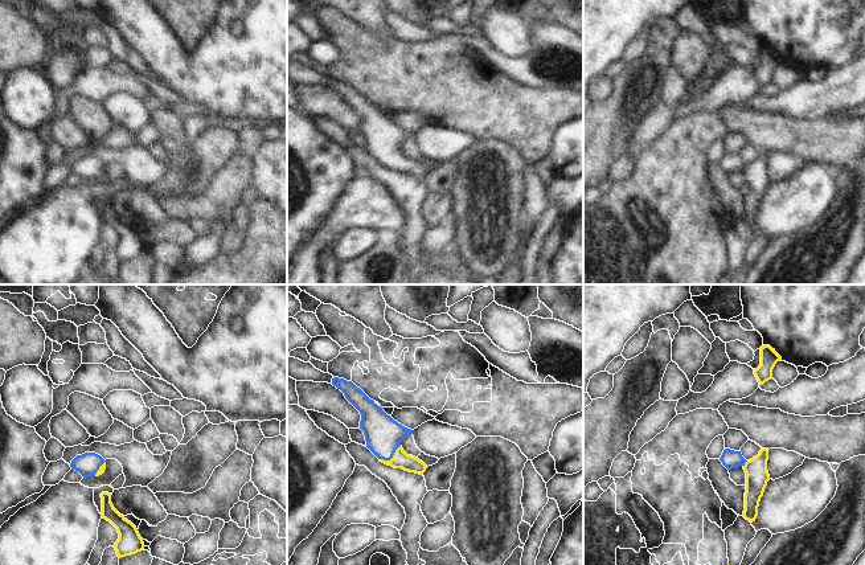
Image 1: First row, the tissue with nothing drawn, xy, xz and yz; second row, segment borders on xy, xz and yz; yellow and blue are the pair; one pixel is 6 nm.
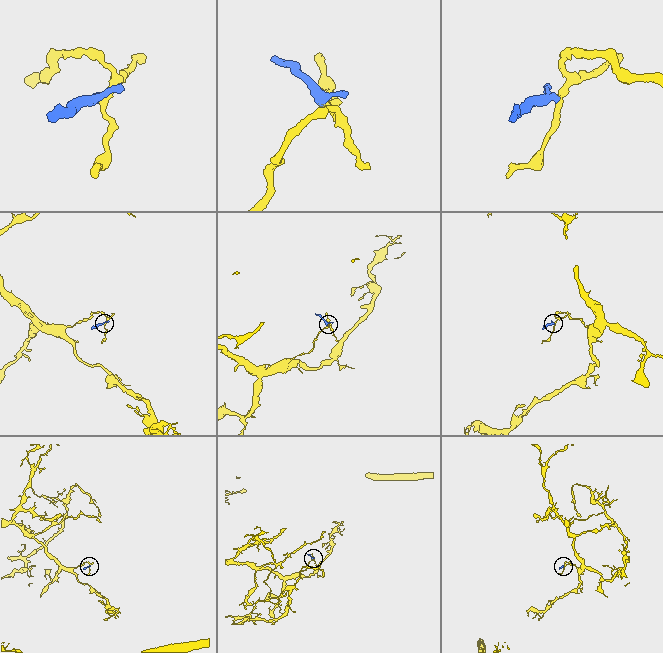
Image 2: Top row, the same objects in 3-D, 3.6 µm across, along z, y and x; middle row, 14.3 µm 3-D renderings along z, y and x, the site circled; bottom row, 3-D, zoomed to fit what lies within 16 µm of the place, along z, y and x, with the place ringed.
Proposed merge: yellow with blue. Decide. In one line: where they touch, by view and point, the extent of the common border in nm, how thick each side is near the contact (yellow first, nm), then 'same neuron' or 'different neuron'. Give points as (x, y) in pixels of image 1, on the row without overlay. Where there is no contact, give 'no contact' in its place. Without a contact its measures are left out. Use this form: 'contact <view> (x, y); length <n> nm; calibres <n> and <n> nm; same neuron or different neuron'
contact xz (393, 160); length 160 nm; calibres 100 and 220 nm; same neuron

